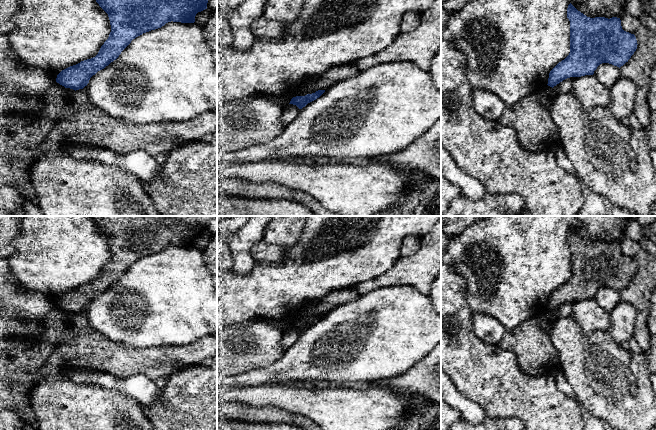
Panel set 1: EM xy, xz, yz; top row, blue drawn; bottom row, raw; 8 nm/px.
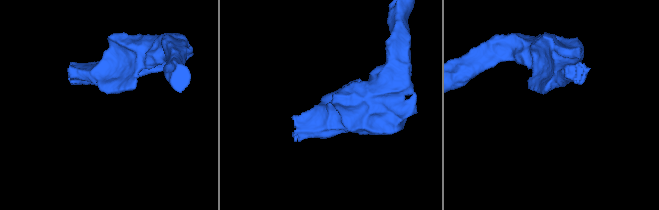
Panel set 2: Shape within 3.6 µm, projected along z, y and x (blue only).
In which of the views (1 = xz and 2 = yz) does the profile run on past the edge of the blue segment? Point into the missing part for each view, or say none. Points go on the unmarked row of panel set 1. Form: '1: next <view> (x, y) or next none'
1: next none
2: next none

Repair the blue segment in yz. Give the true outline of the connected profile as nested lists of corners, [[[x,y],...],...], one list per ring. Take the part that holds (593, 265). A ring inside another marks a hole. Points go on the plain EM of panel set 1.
[[[571,227],[567,232],[567,242],[570,245],[570,277],[550,295],[547,309],[552,312],[570,301],[593,299],[602,287],[620,292],[628,286],[637,273],[635,259],[622,253],[620,242],[590,242],[578,235]]]

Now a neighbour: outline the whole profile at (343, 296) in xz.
[[[355,286],[333,290],[321,300],[309,301],[302,306],[297,320],[305,320],[318,314],[327,314],[333,308],[355,301],[360,295]]]

